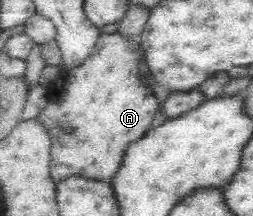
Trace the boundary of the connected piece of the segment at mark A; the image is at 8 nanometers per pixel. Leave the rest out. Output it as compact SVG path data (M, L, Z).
M118 32L100 35L98 43L84 61L60 73L54 83L46 87L48 103L40 110L36 124L40 124L48 136L51 148L49 176L54 185L60 185L72 177L89 183L109 183L127 147L143 139L152 128L152 121L158 111L158 102L152 94L152 84L149 81L140 82L137 77L140 69L137 69L135 59L130 53L132 46Z

